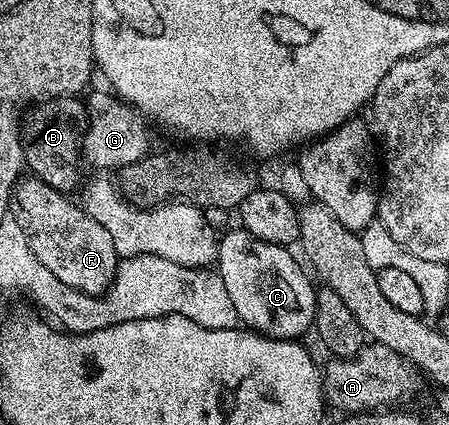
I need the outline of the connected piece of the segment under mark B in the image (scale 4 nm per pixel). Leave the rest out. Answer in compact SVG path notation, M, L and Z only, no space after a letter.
M56 96L52 100L41 101L33 111L25 117L22 125L22 159L25 167L29 171L31 168L34 171L31 173L50 188L55 188L63 194L73 193L73 188L78 184L77 164L80 164L82 136L86 133L88 119L85 103L78 96Z

